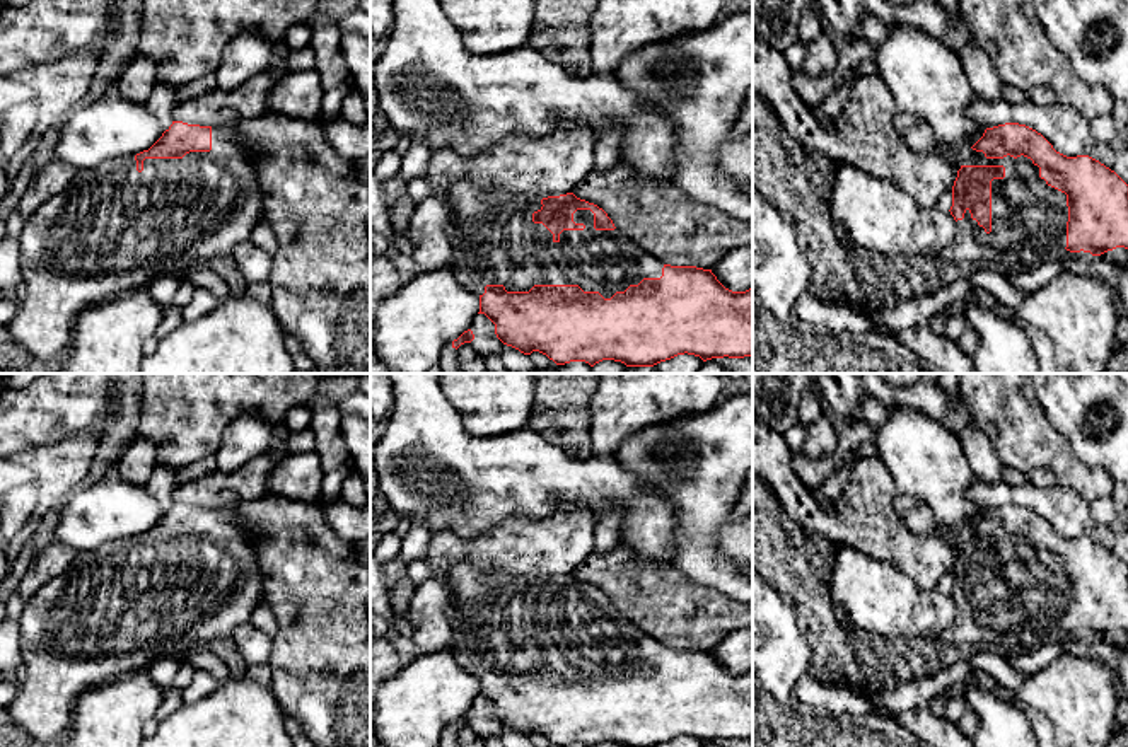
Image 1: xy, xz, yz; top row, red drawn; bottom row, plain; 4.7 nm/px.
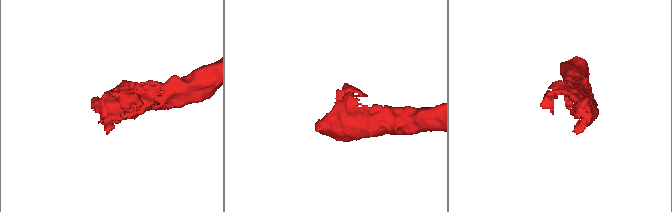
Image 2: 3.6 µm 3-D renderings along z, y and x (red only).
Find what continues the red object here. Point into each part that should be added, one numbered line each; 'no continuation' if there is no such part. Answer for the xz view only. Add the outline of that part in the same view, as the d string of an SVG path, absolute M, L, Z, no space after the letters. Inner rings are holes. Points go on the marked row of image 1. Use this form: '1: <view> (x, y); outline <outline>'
1: xz (494, 237); outline M466 179L447 189L452 223L451 268L461 285L485 293L486 285L503 285L507 292L529 292L534 285L579 285L584 292L599 292L611 298L643 278L660 278L664 263L642 249L633 239L618 229L596 230L594 213L577 210L575 223L584 230L563 230L560 240L543 225L532 222L532 213L541 210L541 200L514 196L498 188L480 188Z

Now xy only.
1: xy (113, 229); outline M212 128L210 152L189 152L183 159L145 159L142 172L137 171L135 157L118 157L106 160L94 169L77 171L61 193L49 198L31 218L26 220L24 230L19 237L19 264L26 281L26 295L20 300L15 317L7 324L9 334L27 353L39 360L65 358L73 345L75 324L82 310L125 292L145 288L162 275L181 278L196 261L232 254L237 244L251 239L253 230L261 222L263 193L253 171L253 160L249 152L232 136L229 128Z

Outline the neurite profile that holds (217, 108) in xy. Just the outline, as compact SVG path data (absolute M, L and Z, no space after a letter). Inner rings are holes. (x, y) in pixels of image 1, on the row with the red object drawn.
M265 70L234 90L218 87L176 106L174 121L188 124L229 128L239 121L261 118L268 113L268 99L276 75Z

